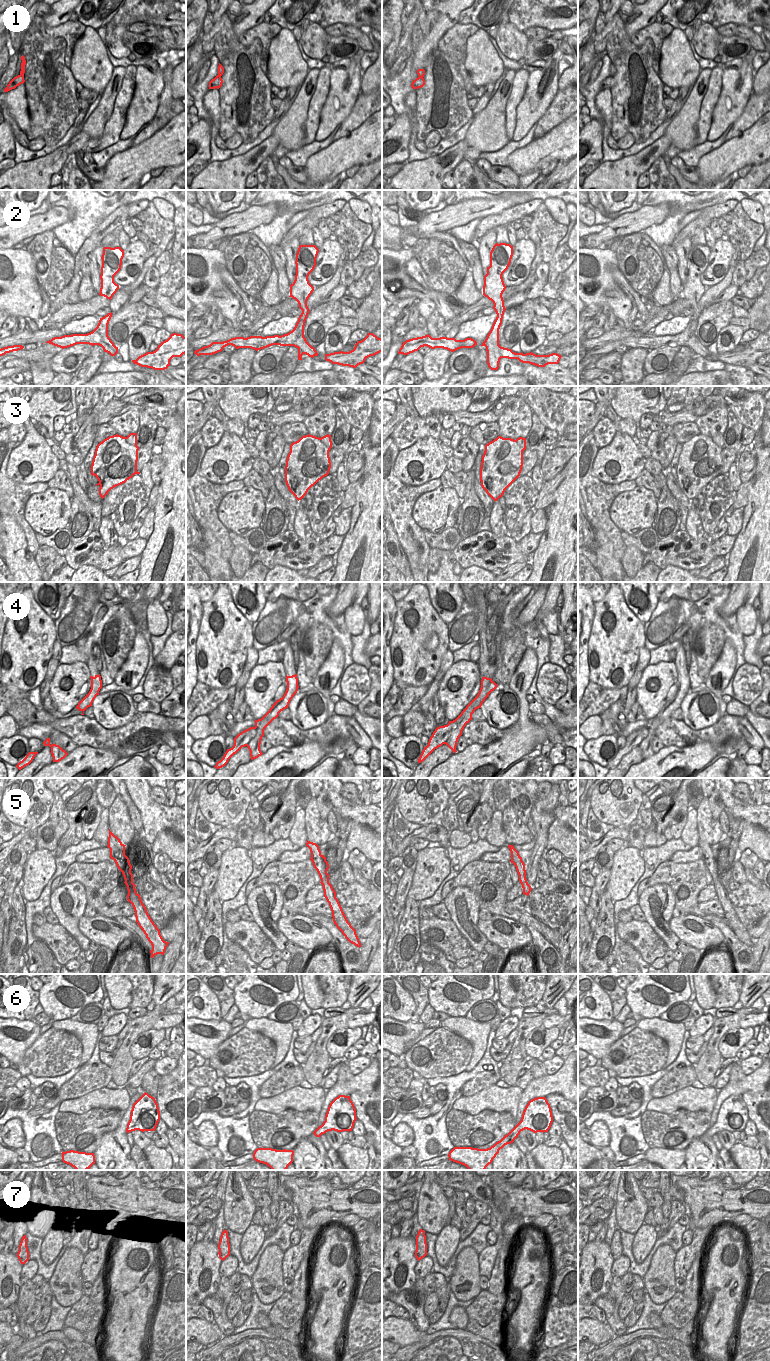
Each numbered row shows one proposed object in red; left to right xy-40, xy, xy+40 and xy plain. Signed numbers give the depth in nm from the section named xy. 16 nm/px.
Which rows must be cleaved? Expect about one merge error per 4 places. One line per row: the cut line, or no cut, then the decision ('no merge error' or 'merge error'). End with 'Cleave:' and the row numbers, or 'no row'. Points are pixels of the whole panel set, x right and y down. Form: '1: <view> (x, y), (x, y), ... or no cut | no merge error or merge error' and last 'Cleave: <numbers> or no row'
1: xy+40 (416, 78), (415, 88) | merge error
2: xy+40 (498, 338), (499, 352), (503, 357) | merge error
3: no cut | no merge error
4: xy (263, 734), (257, 733), (246, 745) | merge error
5: no cut | no merge error
6: no cut | no merge error
7: no cut | no merge error
Cleave: 1, 2, 4

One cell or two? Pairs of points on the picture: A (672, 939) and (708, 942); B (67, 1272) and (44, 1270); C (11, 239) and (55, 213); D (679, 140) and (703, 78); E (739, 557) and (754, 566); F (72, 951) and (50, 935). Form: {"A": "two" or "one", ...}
{"A": "two", "B": "two", "C": "one", "D": "one", "E": "one", "F": "one"}

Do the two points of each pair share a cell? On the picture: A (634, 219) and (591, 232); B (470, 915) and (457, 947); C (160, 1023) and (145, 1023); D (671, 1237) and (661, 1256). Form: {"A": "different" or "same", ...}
{"A": "same", "B": "different", "C": "different", "D": "different"}

